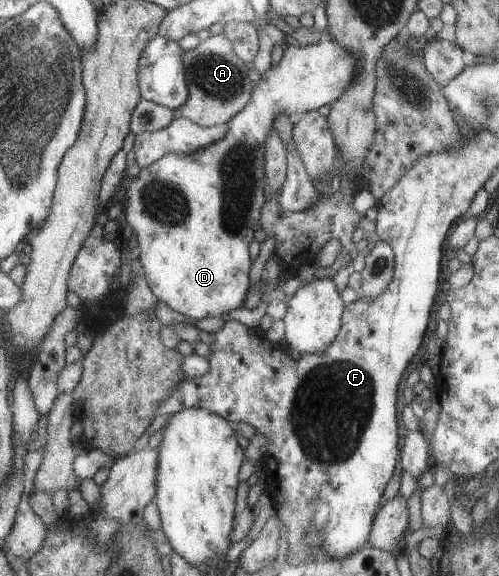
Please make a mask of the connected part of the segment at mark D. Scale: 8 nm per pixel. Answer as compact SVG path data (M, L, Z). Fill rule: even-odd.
M330 38L329 41L317 42L316 44L307 45L307 46L296 45L295 43L289 41L288 43L285 44L283 48L282 56L280 60L277 62L277 64L274 66L270 65L270 67L268 67L268 69L266 69L264 73L260 74L260 79L258 80L257 85L253 85L253 88L251 91L251 97L248 100L248 103L244 105L244 107L240 109L240 111L238 111L238 113L236 113L234 117L230 117L230 119L228 119L226 123L226 127L228 127L228 129L226 129L226 133L224 133L224 137L220 137L218 141L212 141L210 145L206 145L202 148L198 148L196 151L193 151L192 153L189 153L189 154L176 154L176 153L164 154L162 157L160 157L160 159L157 159L156 161L153 161L152 163L150 163L150 165L147 165L146 167L140 169L138 171L137 177L130 176L131 178L134 178L132 179L132 181L123 180L123 181L129 181L129 182L127 182L128 184L124 182L124 185L122 186L125 188L124 196L126 197L126 200L124 201L124 210L122 211L123 218L122 218L121 225L128 224L131 228L132 235L133 235L133 238L132 238L133 241L132 241L131 246L134 249L135 256L137 257L139 263L141 264L142 274L148 285L148 288L152 292L153 296L156 297L157 301L162 301L162 303L165 303L166 305L168 305L168 307L172 309L172 311L177 311L181 315L184 314L186 315L186 317L192 317L192 319L196 319L196 320L204 319L204 317L218 317L220 315L224 315L224 313L227 314L229 311L232 311L232 309L236 309L237 307L241 307L243 305L245 296L247 294L248 285L250 285L250 279L248 279L248 271L250 271L250 265L252 264L252 259L250 259L250 255L248 254L248 245L250 241L252 241L254 231L258 228L258 225L260 224L260 221L259 221L260 216L261 216L260 209L262 209L262 204L264 203L264 200L265 200L264 192L263 192L265 188L264 147L262 147L262 145L264 145L264 141L266 141L266 137L268 137L268 131L272 129L272 123L274 123L274 117L276 117L276 115L288 115L288 117L292 117L292 115L298 115L298 113L306 113L307 111L310 111L310 110L317 110L318 107L322 107L322 105L331 104L333 101L336 101L336 97L340 97L340 93L344 93L344 91L346 91L346 87L348 87L348 85L350 85L350 83L354 81L354 77L356 77L356 71L358 71L358 67L356 67L356 63L358 63L358 61L356 61L356 59L354 59L354 57L352 57L352 55L350 55L350 53L348 53L348 51L346 51L344 47L342 47L342 45L336 45L336 41L332 41L332 38Z

